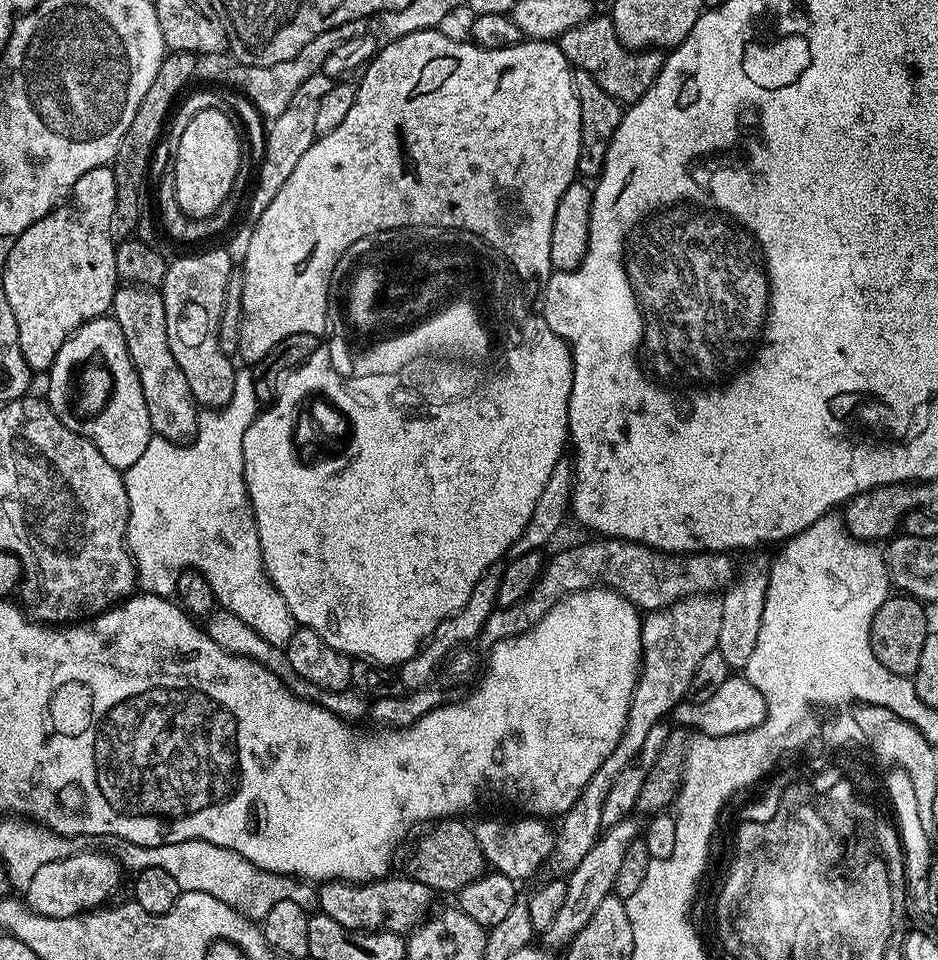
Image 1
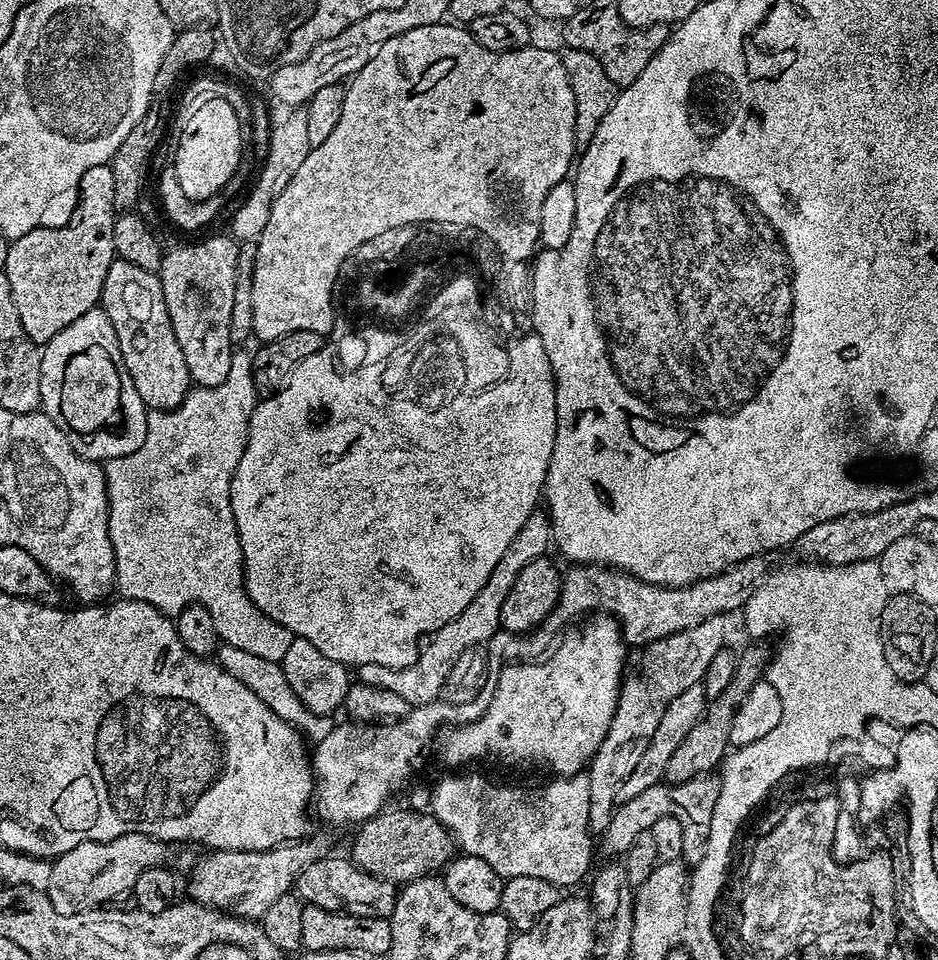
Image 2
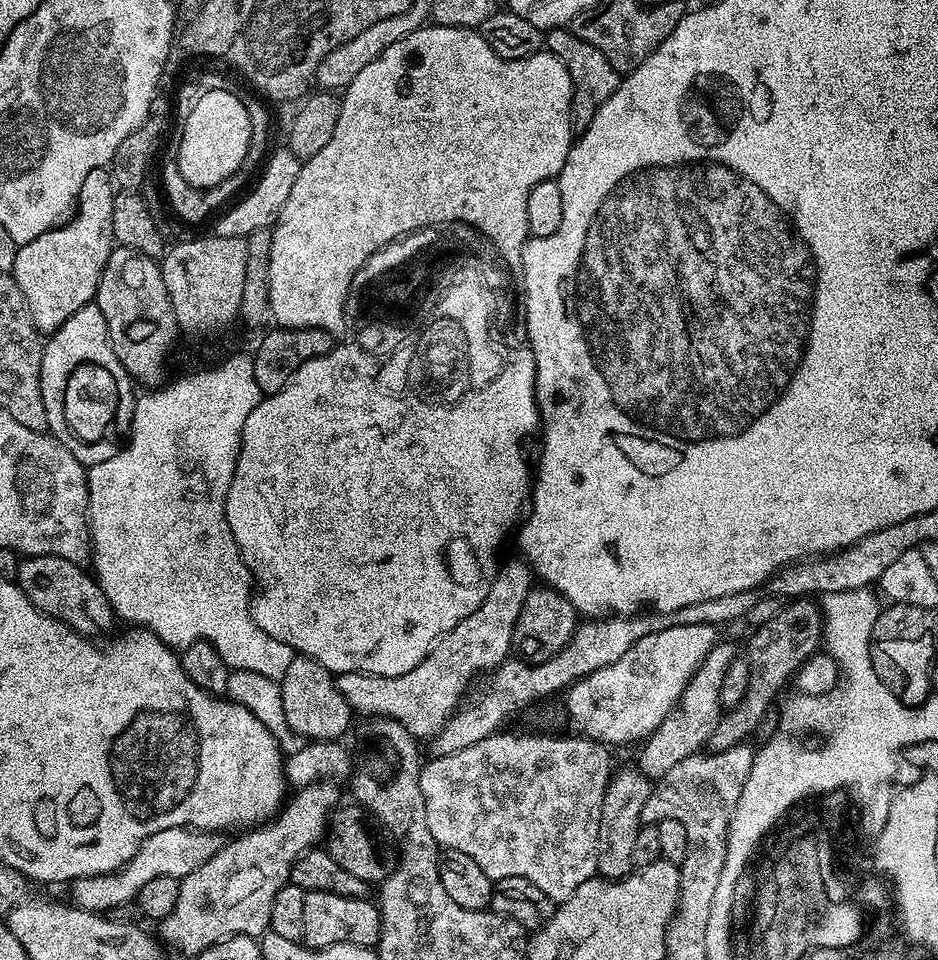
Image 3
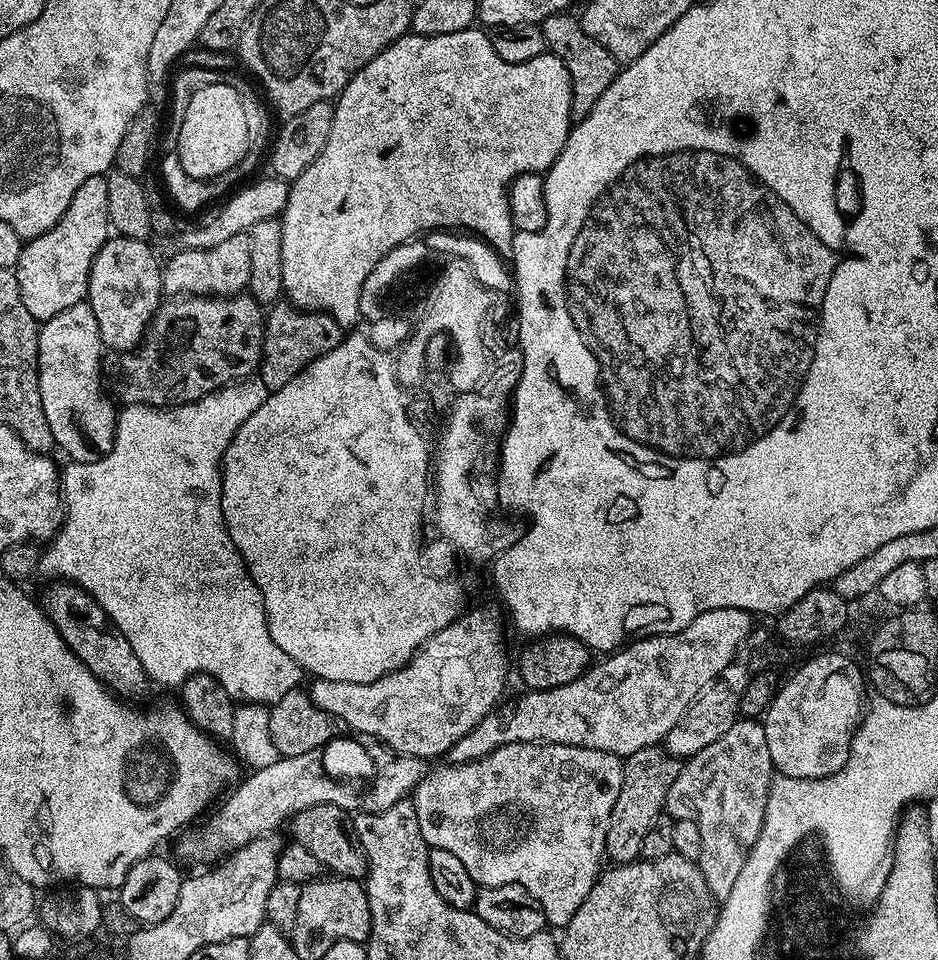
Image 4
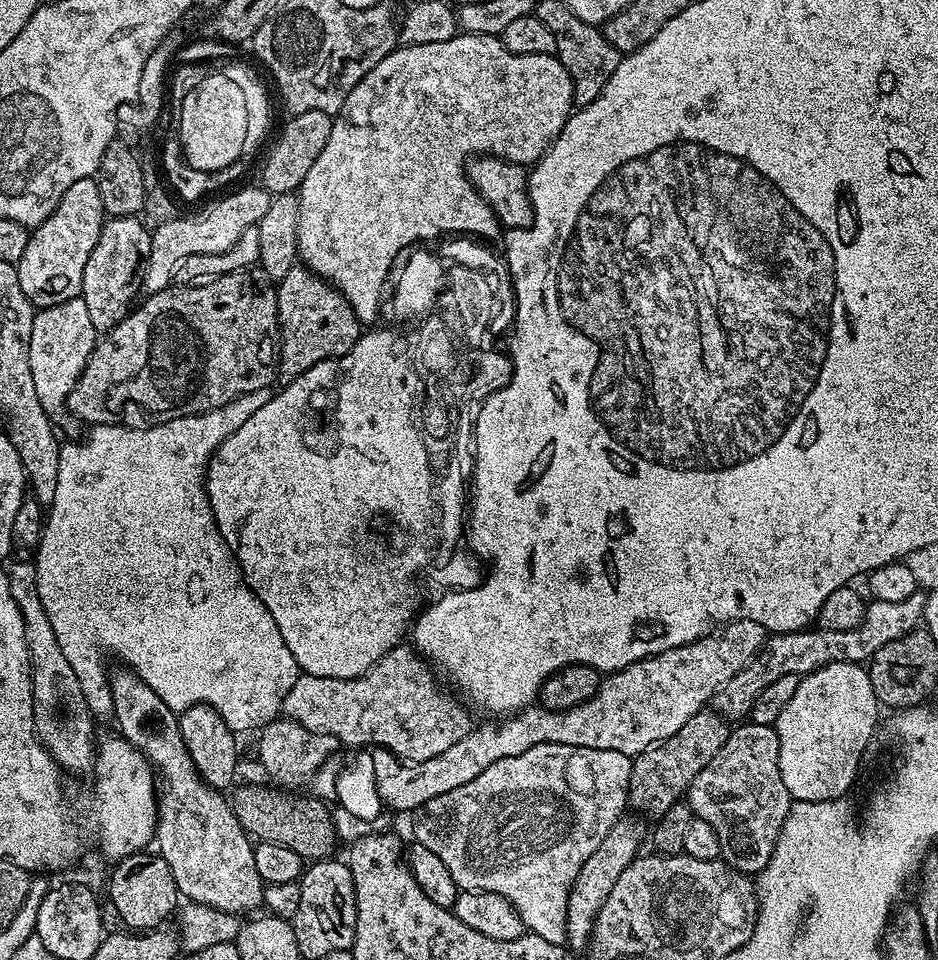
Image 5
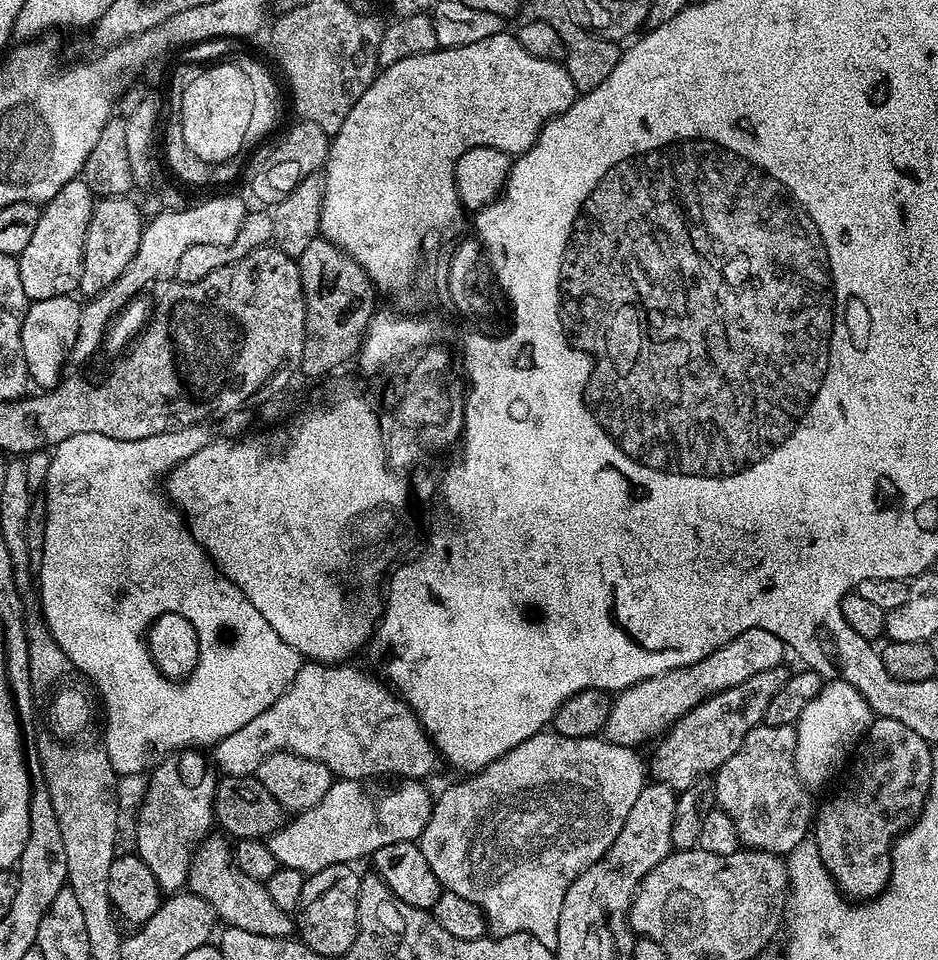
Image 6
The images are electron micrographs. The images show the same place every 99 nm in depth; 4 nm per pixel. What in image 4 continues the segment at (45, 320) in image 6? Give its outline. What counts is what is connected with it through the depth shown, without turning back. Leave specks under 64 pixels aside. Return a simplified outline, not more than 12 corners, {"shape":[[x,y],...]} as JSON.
{"shape":[[88,303],[40,324],[42,410],[69,461],[116,437]]}

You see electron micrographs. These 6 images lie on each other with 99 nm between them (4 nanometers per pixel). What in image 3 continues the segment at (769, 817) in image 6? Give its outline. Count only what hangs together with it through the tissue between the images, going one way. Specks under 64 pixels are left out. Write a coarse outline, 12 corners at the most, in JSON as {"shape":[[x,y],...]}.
{"shape":[[743,742],[684,758],[640,819],[678,818],[692,868],[726,862],[730,818],[756,757]]}

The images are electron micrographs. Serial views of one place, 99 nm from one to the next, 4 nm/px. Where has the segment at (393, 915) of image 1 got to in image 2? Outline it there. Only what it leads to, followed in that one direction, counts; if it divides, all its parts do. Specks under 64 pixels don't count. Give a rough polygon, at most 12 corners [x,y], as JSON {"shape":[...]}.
{"shape":[[347,855],[300,871],[305,904],[387,920],[398,888]]}

